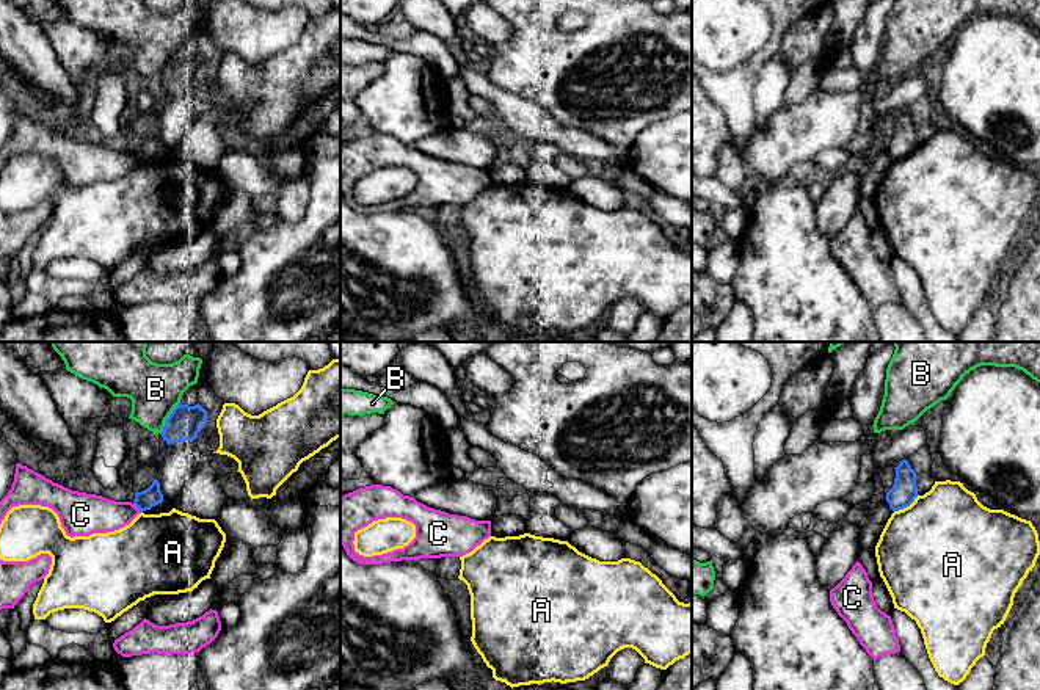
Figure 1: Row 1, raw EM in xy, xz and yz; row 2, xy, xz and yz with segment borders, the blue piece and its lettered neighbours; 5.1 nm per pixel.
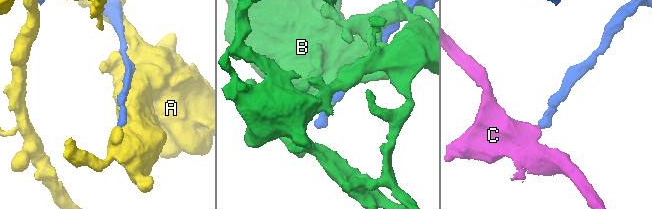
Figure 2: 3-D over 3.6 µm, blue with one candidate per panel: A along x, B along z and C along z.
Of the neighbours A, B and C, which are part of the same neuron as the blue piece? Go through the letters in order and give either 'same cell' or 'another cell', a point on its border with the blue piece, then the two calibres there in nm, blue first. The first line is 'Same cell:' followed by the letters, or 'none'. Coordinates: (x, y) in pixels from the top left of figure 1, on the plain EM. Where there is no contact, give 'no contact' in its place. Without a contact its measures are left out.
Same cell: none
A: another cell | yz (907, 154) | 140/480 nm
B: another cell | xy (168, 66) | 170/280 nm
C: another cell | xy (137, 156) | 100/200 nm

